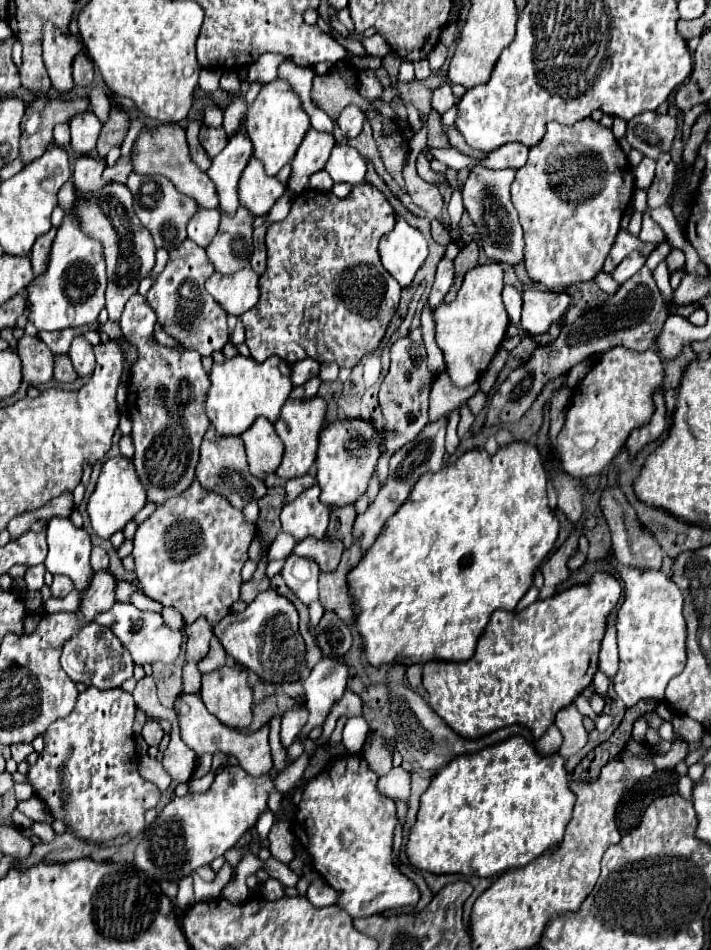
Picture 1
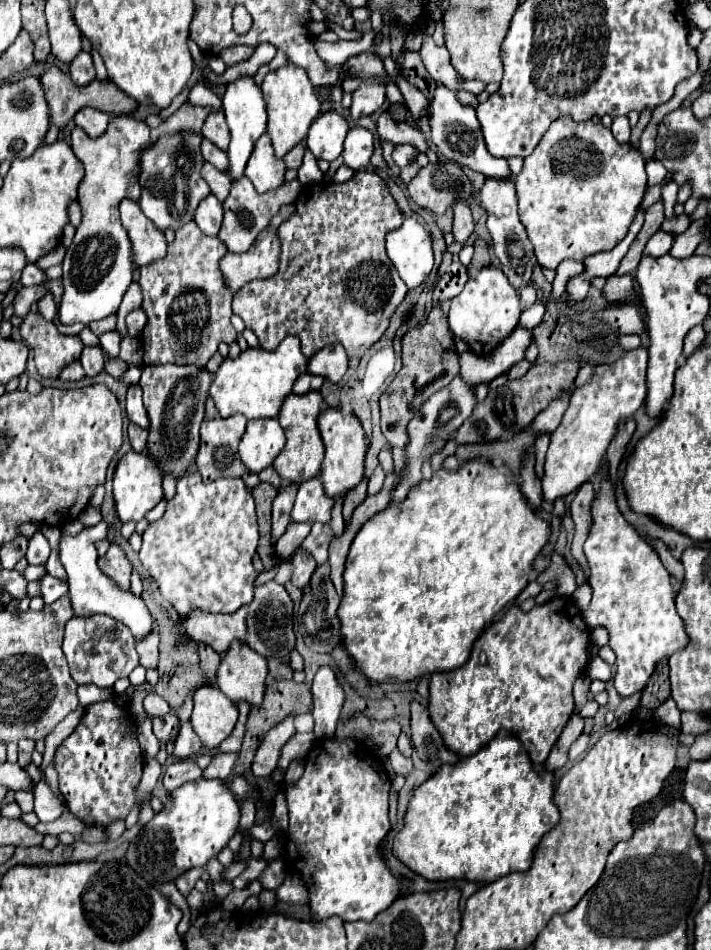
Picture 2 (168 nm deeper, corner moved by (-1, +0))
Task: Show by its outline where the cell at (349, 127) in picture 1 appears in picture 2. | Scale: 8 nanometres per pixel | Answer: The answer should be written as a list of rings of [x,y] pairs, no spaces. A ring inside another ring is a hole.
[[[363,83],[355,93],[349,107],[349,121],[355,123],[361,117],[373,115],[385,103],[383,83]]]

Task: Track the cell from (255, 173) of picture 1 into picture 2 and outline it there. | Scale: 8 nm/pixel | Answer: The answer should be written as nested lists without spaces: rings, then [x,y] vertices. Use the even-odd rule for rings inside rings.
[[[267,133],[257,141],[257,145],[247,161],[245,177],[251,179],[257,193],[265,193],[265,191],[271,191],[271,189],[277,189],[283,185],[285,163],[283,163],[283,159],[275,157]]]

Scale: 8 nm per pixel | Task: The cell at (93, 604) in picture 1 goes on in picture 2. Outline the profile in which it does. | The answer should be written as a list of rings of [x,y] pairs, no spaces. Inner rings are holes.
[[[111,545],[109,551],[103,557],[99,557],[97,563],[99,563],[99,569],[119,585],[119,589],[129,589],[129,577],[133,567],[117,545]]]

